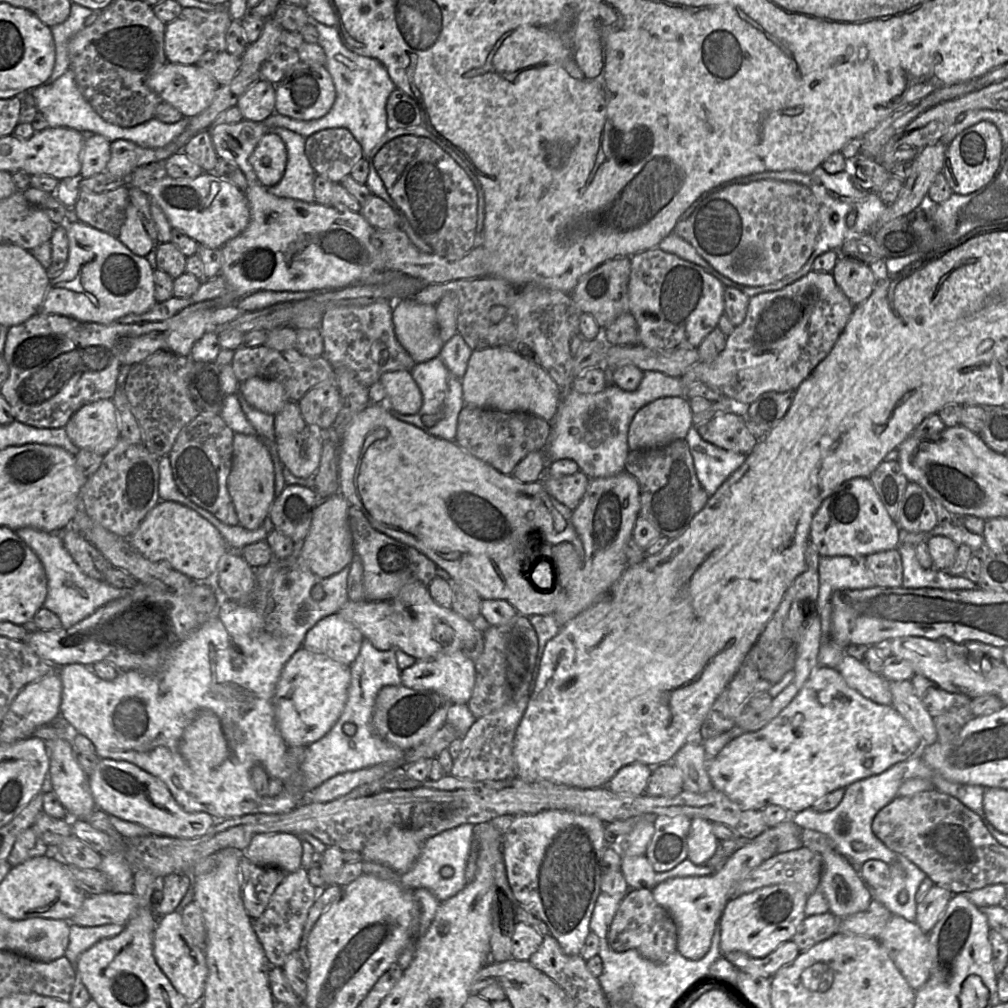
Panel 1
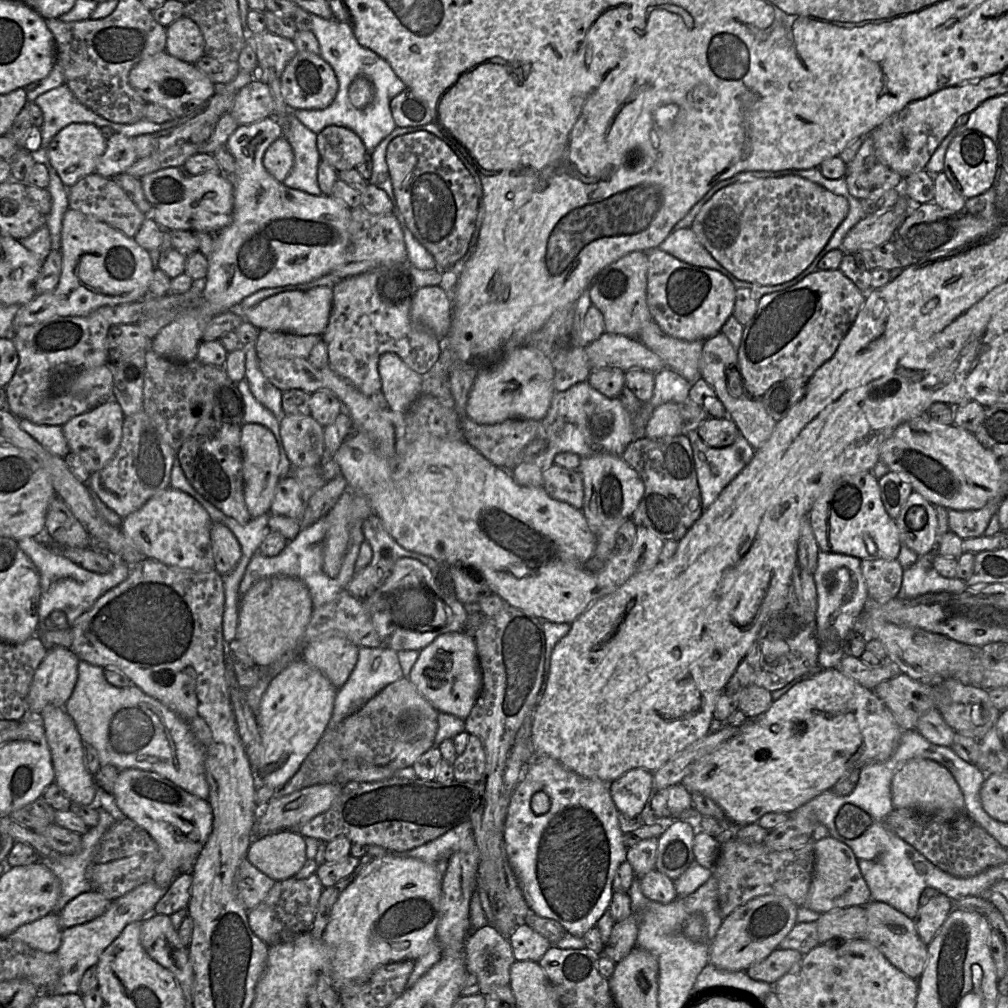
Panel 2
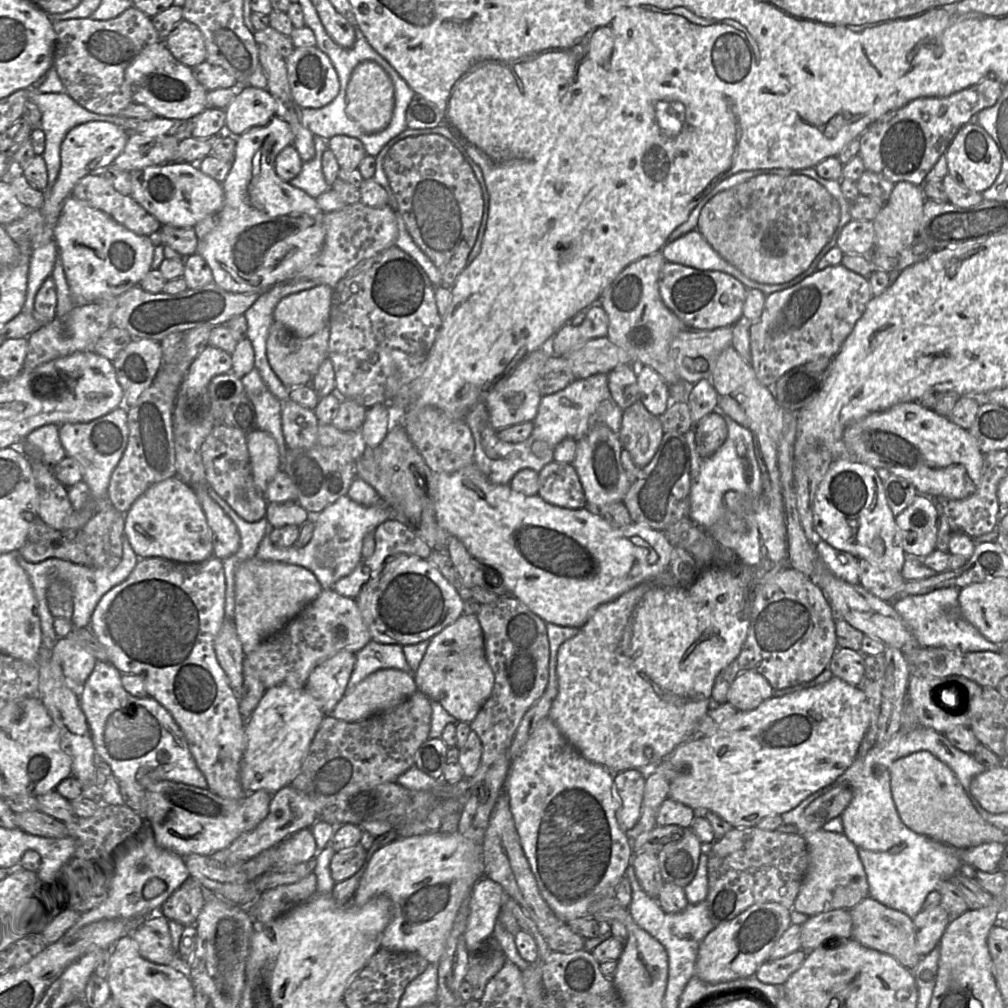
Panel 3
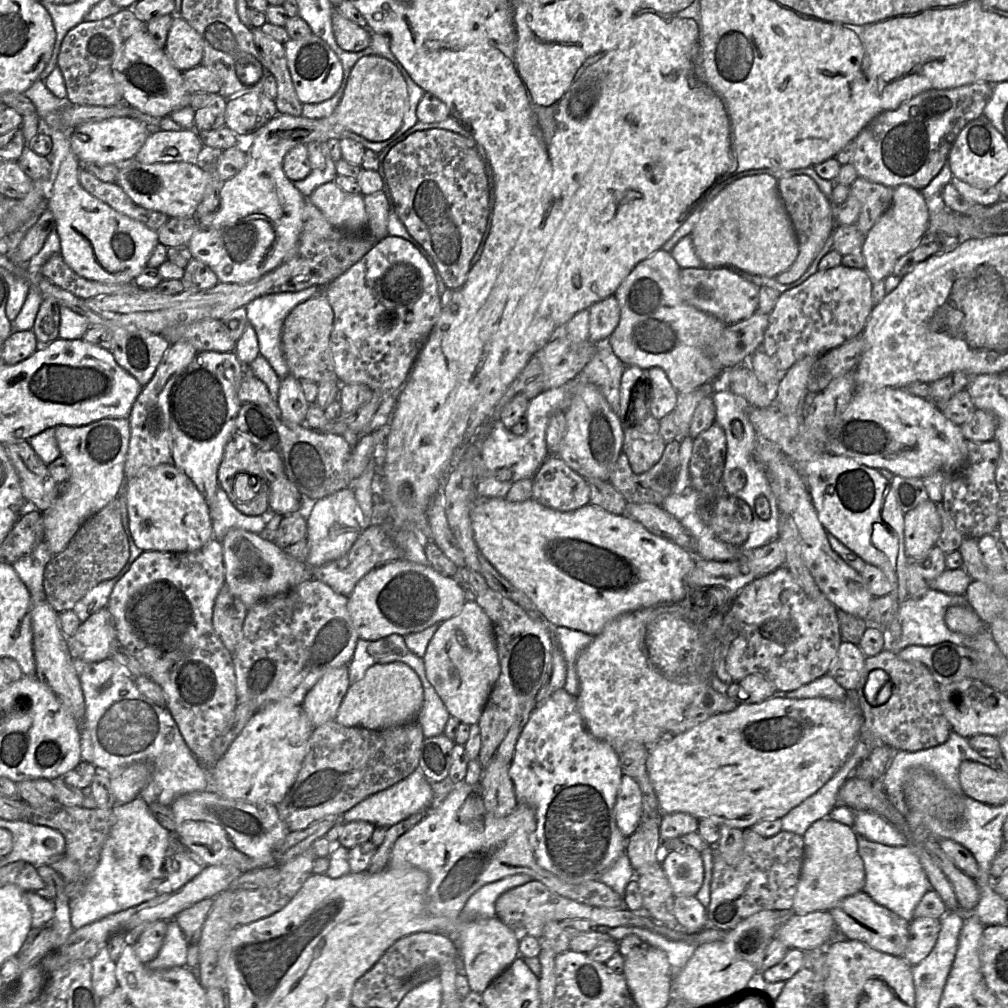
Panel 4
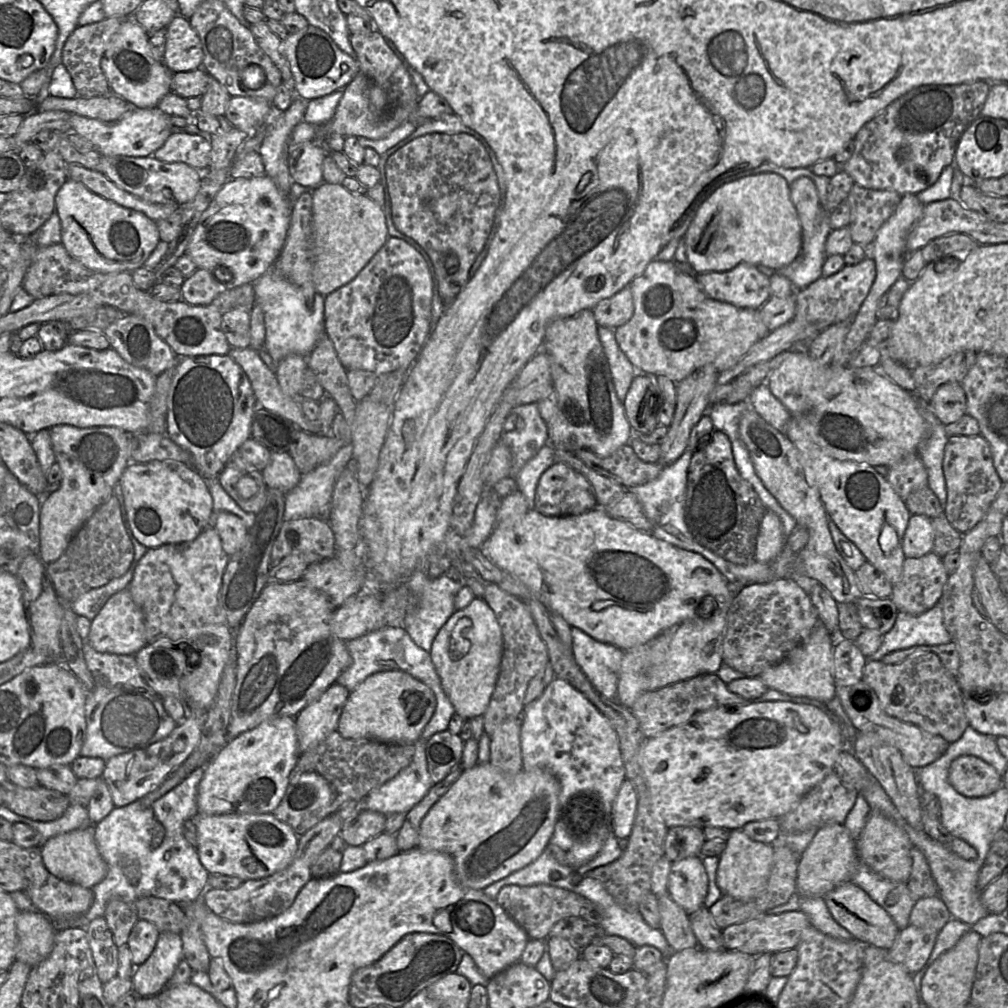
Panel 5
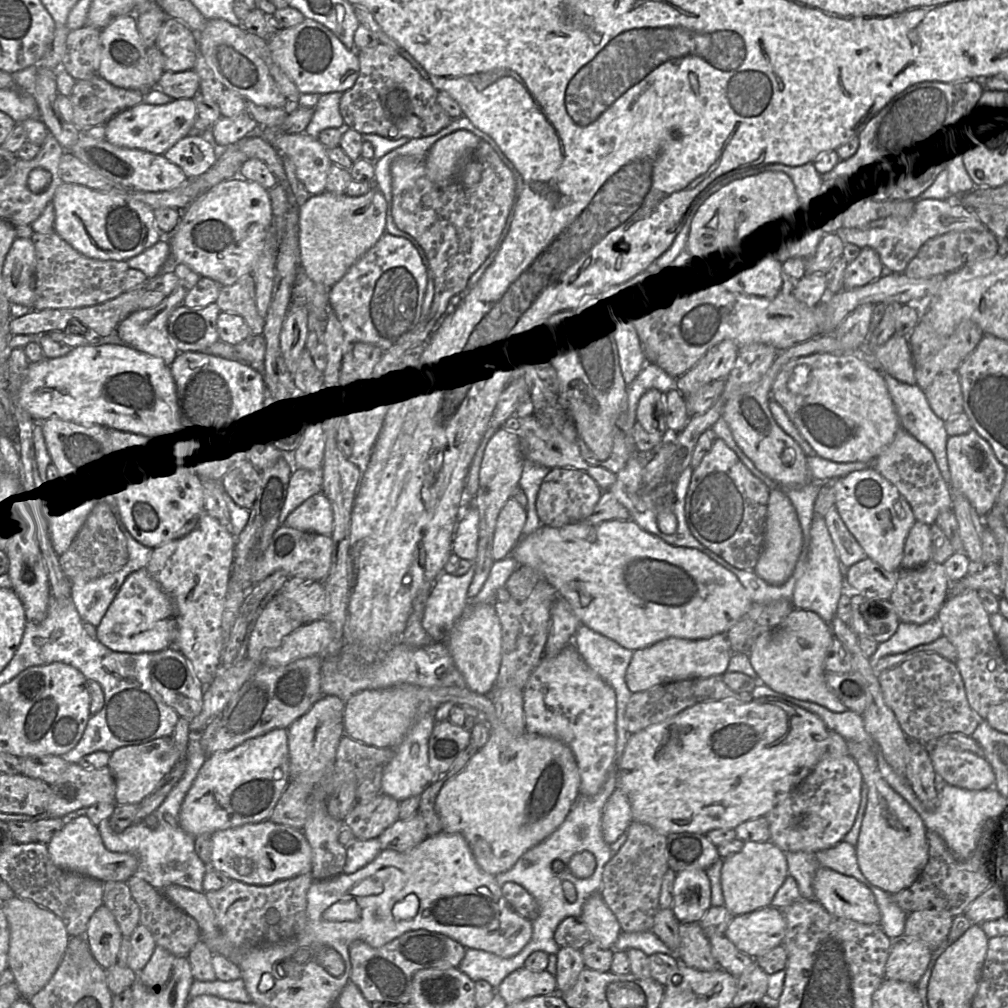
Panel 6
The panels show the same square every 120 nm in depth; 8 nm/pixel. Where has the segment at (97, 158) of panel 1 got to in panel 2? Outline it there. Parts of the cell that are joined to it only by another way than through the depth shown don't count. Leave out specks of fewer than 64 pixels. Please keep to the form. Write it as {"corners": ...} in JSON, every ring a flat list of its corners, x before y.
{"corners":[[100,127,100,130,107,139,106,150,97,163,95,173,106,178,126,173,127,168,138,160,131,137,118,134,109,127]]}

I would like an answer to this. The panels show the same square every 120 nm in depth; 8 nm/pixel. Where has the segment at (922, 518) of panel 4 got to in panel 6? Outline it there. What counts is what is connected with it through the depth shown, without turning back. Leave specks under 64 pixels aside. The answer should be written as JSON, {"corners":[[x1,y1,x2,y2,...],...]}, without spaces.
{"corners":[[916,520,905,541,900,569,914,569,930,560,930,526]]}

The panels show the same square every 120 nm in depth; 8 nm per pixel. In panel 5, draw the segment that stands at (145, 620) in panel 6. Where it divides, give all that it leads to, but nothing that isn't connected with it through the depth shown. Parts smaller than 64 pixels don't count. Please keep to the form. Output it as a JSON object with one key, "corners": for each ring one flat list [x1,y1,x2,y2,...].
{"corners":[[128,588,111,596,99,614,91,620,87,641,98,652,119,655,135,655,148,645,144,614]]}

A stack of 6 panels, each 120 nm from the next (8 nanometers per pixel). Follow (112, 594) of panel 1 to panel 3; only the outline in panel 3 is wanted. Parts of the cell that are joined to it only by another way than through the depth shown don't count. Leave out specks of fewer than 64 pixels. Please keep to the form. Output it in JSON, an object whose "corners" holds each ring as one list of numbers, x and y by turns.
{"corners":[[125,533,123,539,122,560,115,568,95,568,91,566,84,566,56,557,47,558,41,562,30,562,19,556,20,565,29,576,38,602,42,629,42,645,44,645,50,650,50,652,52,652,53,646,59,639,59,636,57,635,54,628,54,616,49,609,47,599,48,587,54,579,62,579,66,581,72,589,74,610,71,619,74,626,87,627,91,623,93,612,101,598,113,587,128,578,139,561,139,558,141,557,135,553]]}

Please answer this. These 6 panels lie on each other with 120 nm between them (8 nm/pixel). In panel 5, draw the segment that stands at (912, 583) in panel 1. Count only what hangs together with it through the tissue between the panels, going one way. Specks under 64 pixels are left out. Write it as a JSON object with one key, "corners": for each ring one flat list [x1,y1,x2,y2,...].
{"corners":[[939,602,927,612,911,615,899,611,894,626,883,635,880,648,867,660,881,660,883,656,897,650,916,645,941,645,952,641,943,622]]}

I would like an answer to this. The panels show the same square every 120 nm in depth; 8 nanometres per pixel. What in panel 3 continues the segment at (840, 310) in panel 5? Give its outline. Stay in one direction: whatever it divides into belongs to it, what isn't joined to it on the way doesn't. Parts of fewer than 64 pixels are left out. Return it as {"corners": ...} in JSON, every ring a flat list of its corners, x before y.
{"corners":[[841,264,816,270,797,284,766,296,761,316,749,323,750,365,760,383,772,388,781,376,795,367,819,357,834,357,872,297,868,278]]}

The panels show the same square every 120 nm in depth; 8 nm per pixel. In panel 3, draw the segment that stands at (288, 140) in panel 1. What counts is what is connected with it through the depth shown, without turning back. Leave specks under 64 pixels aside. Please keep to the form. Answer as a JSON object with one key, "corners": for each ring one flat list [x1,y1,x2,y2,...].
{"corners":[[314,135,315,156,309,161,302,163,300,173,289,183,310,195,317,198,326,192,330,186,326,183,322,172,322,155,327,149,327,140]]}

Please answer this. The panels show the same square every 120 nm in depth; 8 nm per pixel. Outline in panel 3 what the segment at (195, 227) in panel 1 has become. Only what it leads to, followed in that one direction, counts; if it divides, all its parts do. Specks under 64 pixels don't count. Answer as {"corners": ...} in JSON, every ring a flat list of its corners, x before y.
{"corners":[[171,162,148,166,131,173,131,197,162,225,194,227,210,214,218,214,223,205,222,184,204,174,197,163]]}

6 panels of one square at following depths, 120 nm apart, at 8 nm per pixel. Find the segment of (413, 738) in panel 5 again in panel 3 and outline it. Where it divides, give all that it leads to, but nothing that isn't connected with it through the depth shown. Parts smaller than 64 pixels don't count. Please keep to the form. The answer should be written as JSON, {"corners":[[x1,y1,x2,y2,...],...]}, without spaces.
{"corners":[[380,669,364,678,351,692,345,693,329,715,345,722,359,722,397,706,415,692,417,686,410,674,397,669]]}

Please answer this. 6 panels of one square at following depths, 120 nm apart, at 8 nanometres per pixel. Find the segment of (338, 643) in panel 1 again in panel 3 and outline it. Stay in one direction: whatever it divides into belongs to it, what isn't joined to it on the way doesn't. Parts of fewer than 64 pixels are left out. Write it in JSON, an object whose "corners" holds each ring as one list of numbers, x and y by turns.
{"corners":[[341,651,322,661,310,673,304,688,315,698,325,715,329,715,345,695,355,661,354,653]]}

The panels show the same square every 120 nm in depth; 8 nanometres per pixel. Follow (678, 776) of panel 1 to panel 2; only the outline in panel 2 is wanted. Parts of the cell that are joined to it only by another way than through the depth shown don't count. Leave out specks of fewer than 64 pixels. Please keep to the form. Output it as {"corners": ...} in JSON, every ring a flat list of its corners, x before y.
{"corners":[[682,783,654,791,648,801,648,806,659,819,671,821,680,819,693,807,691,794]]}

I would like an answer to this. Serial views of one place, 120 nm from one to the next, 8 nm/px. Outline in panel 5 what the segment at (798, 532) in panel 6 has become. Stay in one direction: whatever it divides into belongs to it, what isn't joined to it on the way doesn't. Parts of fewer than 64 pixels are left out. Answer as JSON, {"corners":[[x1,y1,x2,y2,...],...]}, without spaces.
{"corners":[[766,510,757,536,755,560,760,563,774,561,785,548,786,538,779,517]]}

